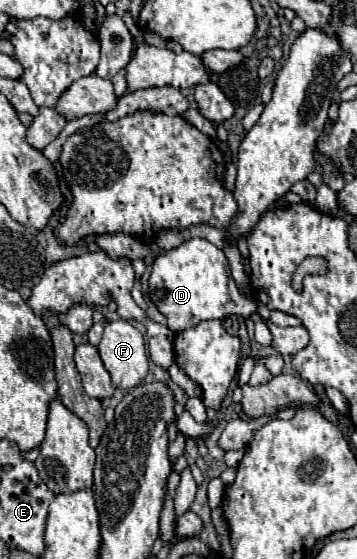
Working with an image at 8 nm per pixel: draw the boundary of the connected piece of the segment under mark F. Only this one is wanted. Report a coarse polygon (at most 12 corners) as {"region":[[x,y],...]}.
{"region":[[105,324],[99,354],[115,388],[147,376],[143,334]]}

